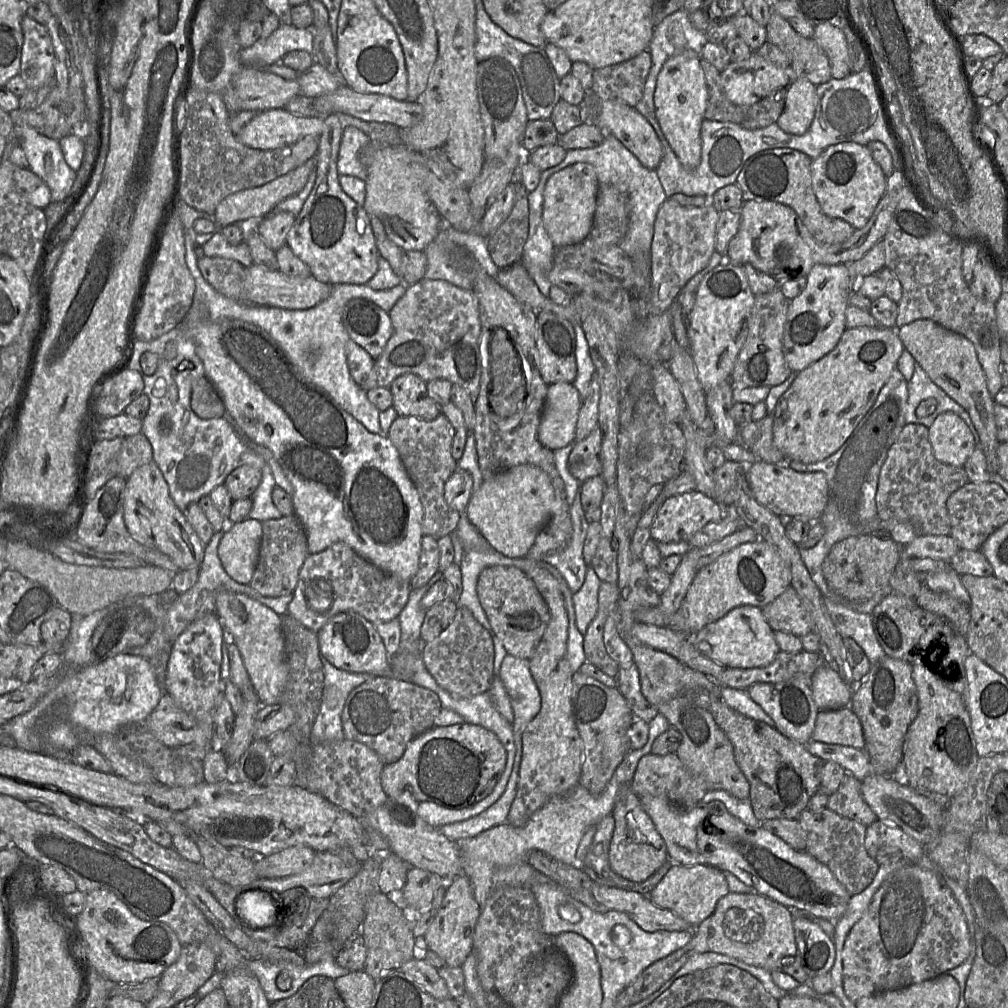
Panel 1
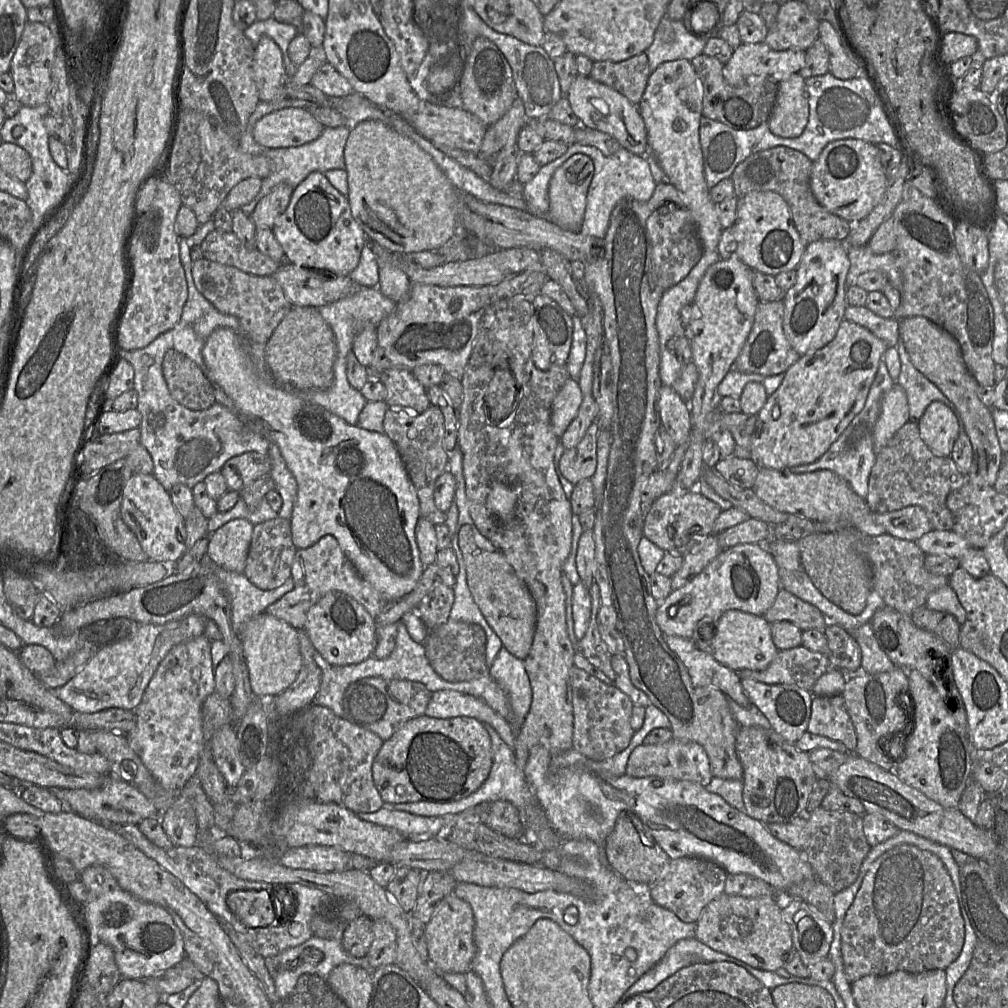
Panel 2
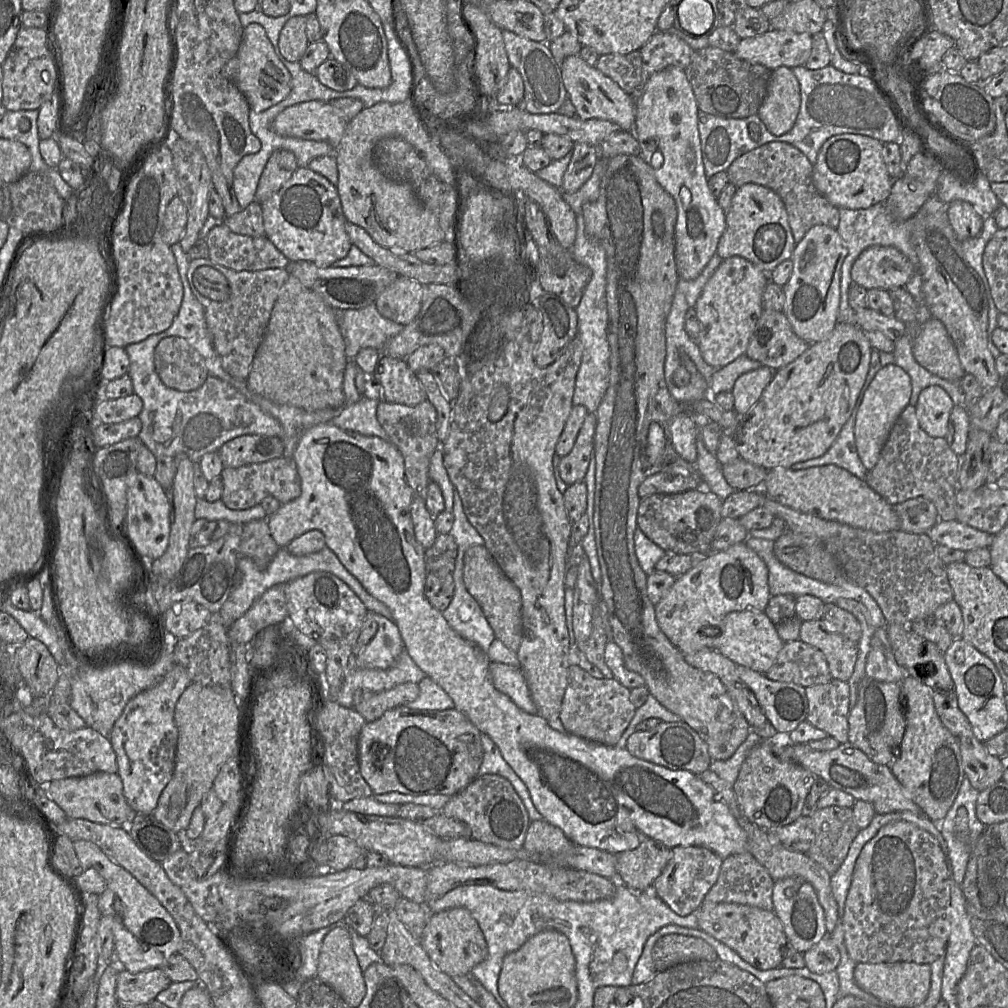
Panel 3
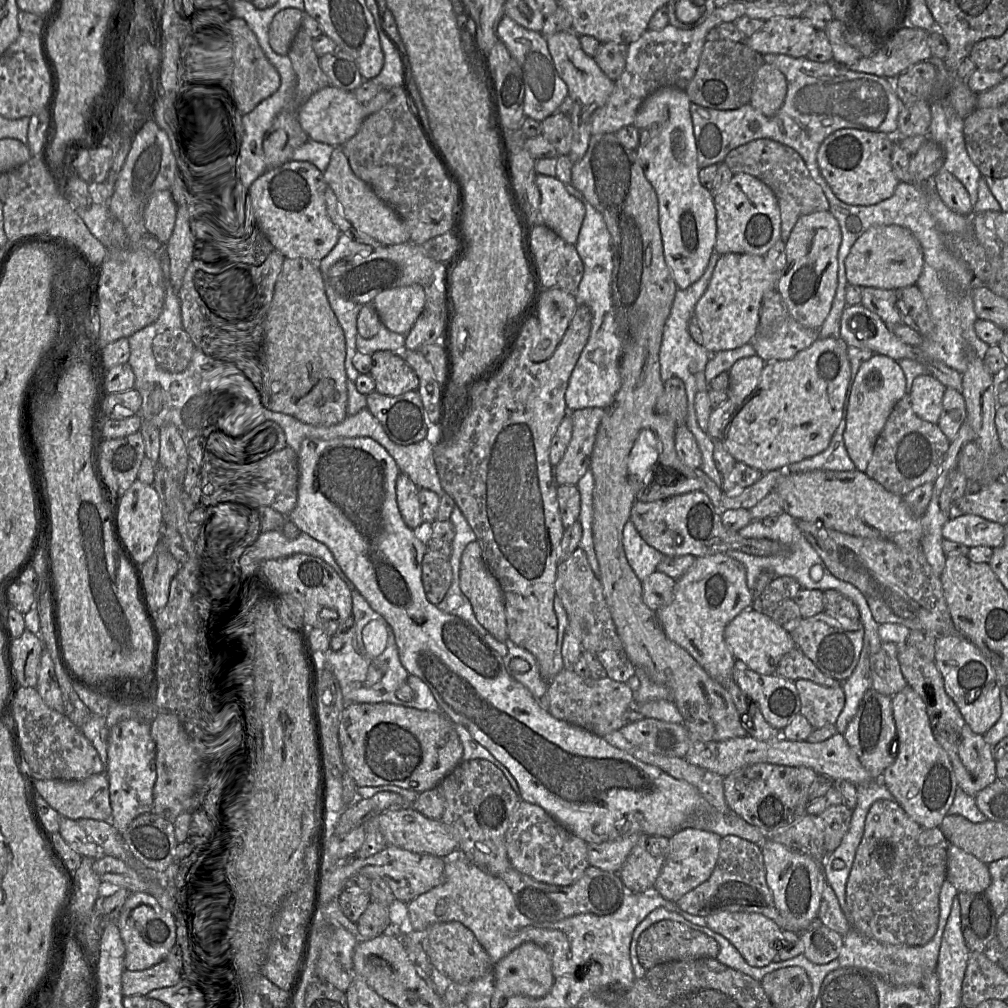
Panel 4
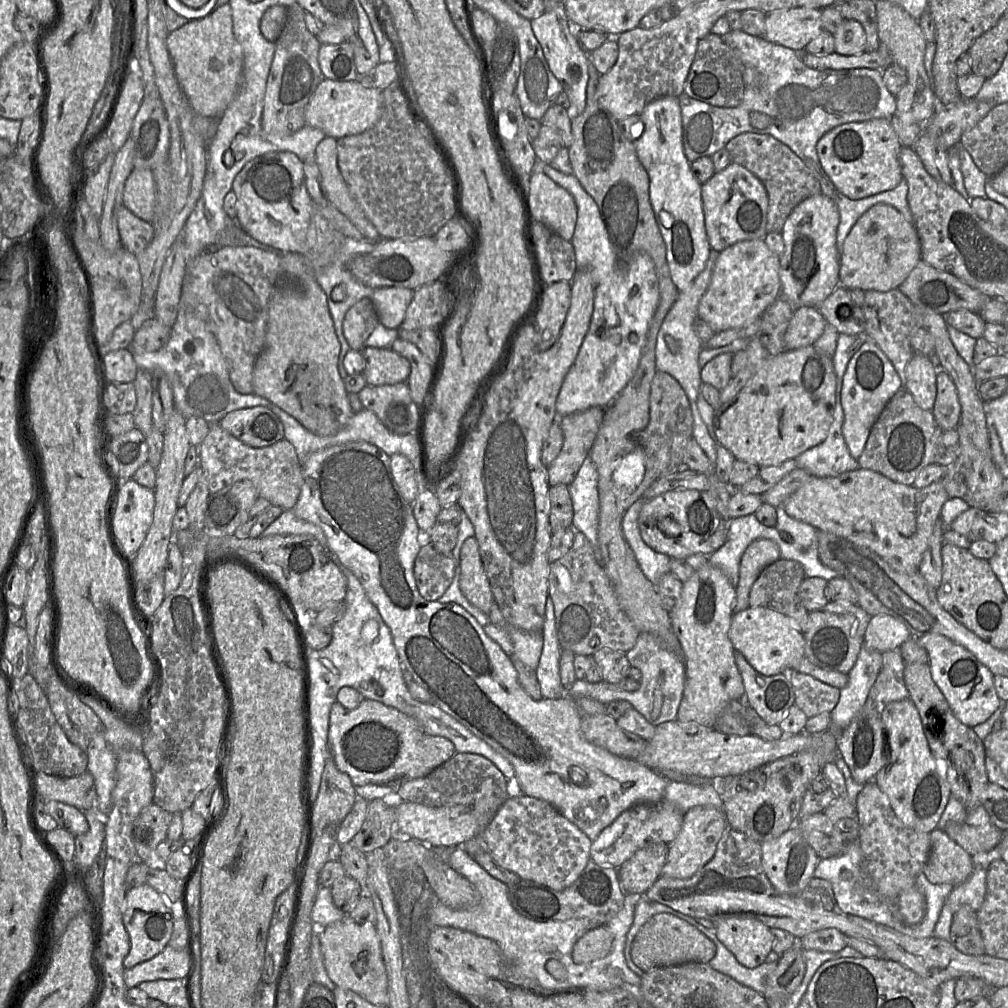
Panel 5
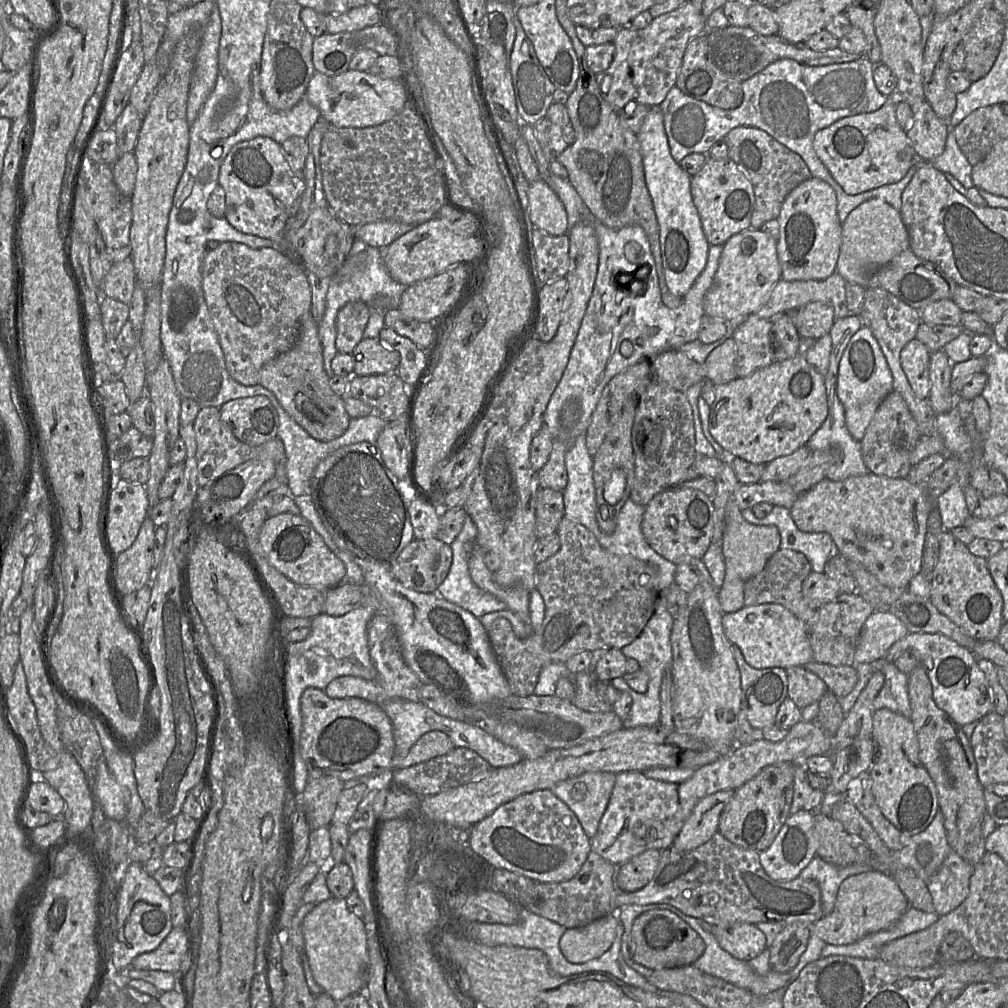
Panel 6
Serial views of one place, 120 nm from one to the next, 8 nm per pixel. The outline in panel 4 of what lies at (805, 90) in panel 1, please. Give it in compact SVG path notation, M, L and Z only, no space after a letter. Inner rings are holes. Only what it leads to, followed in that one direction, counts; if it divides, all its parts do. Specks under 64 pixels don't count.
M764 63L755 74L750 103L765 116L772 117L782 107L786 93L784 74L773 65Z

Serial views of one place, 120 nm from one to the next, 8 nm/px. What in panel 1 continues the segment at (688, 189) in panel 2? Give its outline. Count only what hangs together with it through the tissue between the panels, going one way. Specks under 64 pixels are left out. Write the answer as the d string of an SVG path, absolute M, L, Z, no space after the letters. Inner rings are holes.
M692 50L669 58L659 72L654 93L655 114L661 130L679 162L688 171L696 169L701 161L701 125L708 100L701 59L701 55Z

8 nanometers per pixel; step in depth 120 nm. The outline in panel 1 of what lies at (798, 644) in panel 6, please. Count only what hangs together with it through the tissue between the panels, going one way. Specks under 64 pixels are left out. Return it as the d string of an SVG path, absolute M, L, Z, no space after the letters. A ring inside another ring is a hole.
M753 605L735 607L719 620L707 624L693 637L693 644L701 654L725 668L767 666L780 651L774 631L762 614L762 608Z

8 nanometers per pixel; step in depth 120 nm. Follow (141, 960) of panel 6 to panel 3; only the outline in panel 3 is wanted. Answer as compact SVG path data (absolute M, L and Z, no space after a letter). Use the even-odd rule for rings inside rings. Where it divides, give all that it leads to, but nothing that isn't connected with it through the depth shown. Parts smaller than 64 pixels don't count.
M161 967L138 973L122 969L117 977L116 997L119 1002L147 1005L171 983Z

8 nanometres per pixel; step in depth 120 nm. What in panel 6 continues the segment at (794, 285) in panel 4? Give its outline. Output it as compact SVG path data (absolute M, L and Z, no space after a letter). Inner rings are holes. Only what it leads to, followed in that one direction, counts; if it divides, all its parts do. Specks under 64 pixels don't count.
M813 176L800 183L784 200L778 222L777 253L781 279L824 280L837 271L842 223L837 213L836 193L829 184Z

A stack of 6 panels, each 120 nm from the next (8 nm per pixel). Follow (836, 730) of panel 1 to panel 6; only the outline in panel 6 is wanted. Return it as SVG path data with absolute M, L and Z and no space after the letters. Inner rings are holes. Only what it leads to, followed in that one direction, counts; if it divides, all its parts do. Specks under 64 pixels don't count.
M804 666L786 669L788 697L801 710L812 703L818 703L828 687L818 676Z

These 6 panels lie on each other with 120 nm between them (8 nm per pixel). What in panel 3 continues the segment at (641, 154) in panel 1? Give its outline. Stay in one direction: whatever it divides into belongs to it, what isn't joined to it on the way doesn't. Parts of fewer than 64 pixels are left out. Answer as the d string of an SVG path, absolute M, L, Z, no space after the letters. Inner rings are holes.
M580 55L567 57L560 65L560 72L568 98L582 120L601 119L617 124L622 131L633 131L635 126L635 96L628 95L611 78L596 67L588 65Z

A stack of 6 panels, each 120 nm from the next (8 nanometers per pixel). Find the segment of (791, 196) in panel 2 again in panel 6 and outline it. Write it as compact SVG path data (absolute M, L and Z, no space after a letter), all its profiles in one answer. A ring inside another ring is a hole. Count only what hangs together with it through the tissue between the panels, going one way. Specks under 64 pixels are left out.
M739 126L730 130L723 140L728 147L728 157L741 168L753 186L755 204L750 226L754 229L760 229L765 222L778 219L786 197L800 183L812 177L811 172L800 155L791 151L759 128Z

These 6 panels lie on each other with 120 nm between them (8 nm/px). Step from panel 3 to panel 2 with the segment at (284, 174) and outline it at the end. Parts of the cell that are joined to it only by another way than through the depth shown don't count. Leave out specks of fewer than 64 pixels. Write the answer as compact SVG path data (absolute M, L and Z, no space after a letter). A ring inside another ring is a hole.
M279 185L261 198L251 215L255 226L272 229L277 218L287 209L292 191L288 185Z

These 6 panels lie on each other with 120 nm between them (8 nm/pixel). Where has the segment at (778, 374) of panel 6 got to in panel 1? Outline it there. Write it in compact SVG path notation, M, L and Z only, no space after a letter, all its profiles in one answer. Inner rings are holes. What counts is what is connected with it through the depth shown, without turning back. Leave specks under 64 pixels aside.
M847 328L828 354L796 377L779 398L773 417L773 443L788 461L815 463L837 452L874 405L904 346L894 328Z

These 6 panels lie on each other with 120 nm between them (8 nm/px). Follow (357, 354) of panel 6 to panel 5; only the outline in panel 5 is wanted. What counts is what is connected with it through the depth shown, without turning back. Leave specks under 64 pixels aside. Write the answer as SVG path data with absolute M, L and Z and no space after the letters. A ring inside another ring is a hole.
M364 347L361 350L367 385L381 386L406 382L410 374L409 361L392 348Z

